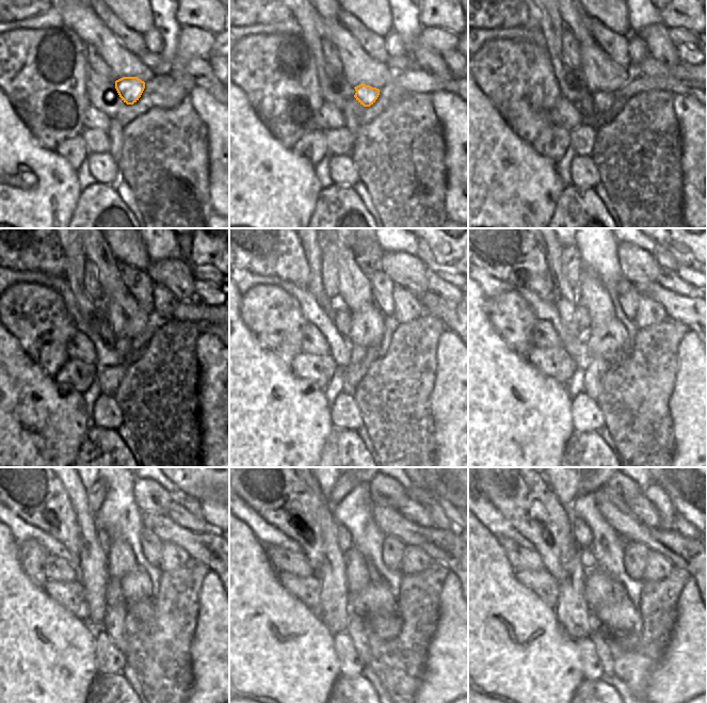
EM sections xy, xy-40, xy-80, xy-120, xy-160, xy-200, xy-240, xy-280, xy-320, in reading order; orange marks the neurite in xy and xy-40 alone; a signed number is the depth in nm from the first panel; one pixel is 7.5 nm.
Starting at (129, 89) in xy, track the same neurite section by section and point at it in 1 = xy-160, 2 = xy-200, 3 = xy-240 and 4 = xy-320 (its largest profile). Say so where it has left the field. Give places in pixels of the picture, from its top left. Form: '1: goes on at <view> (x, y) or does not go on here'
1: goes on at xy-160 (363, 357)
2: goes on at xy-200 (593, 379)
3: goes on at xy-240 (114, 623)
4: goes on at xy-320 (601, 648)

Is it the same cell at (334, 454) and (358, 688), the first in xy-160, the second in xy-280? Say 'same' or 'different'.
same

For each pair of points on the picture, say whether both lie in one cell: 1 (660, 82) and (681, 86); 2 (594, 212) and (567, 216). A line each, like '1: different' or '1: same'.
1: same
2: same

